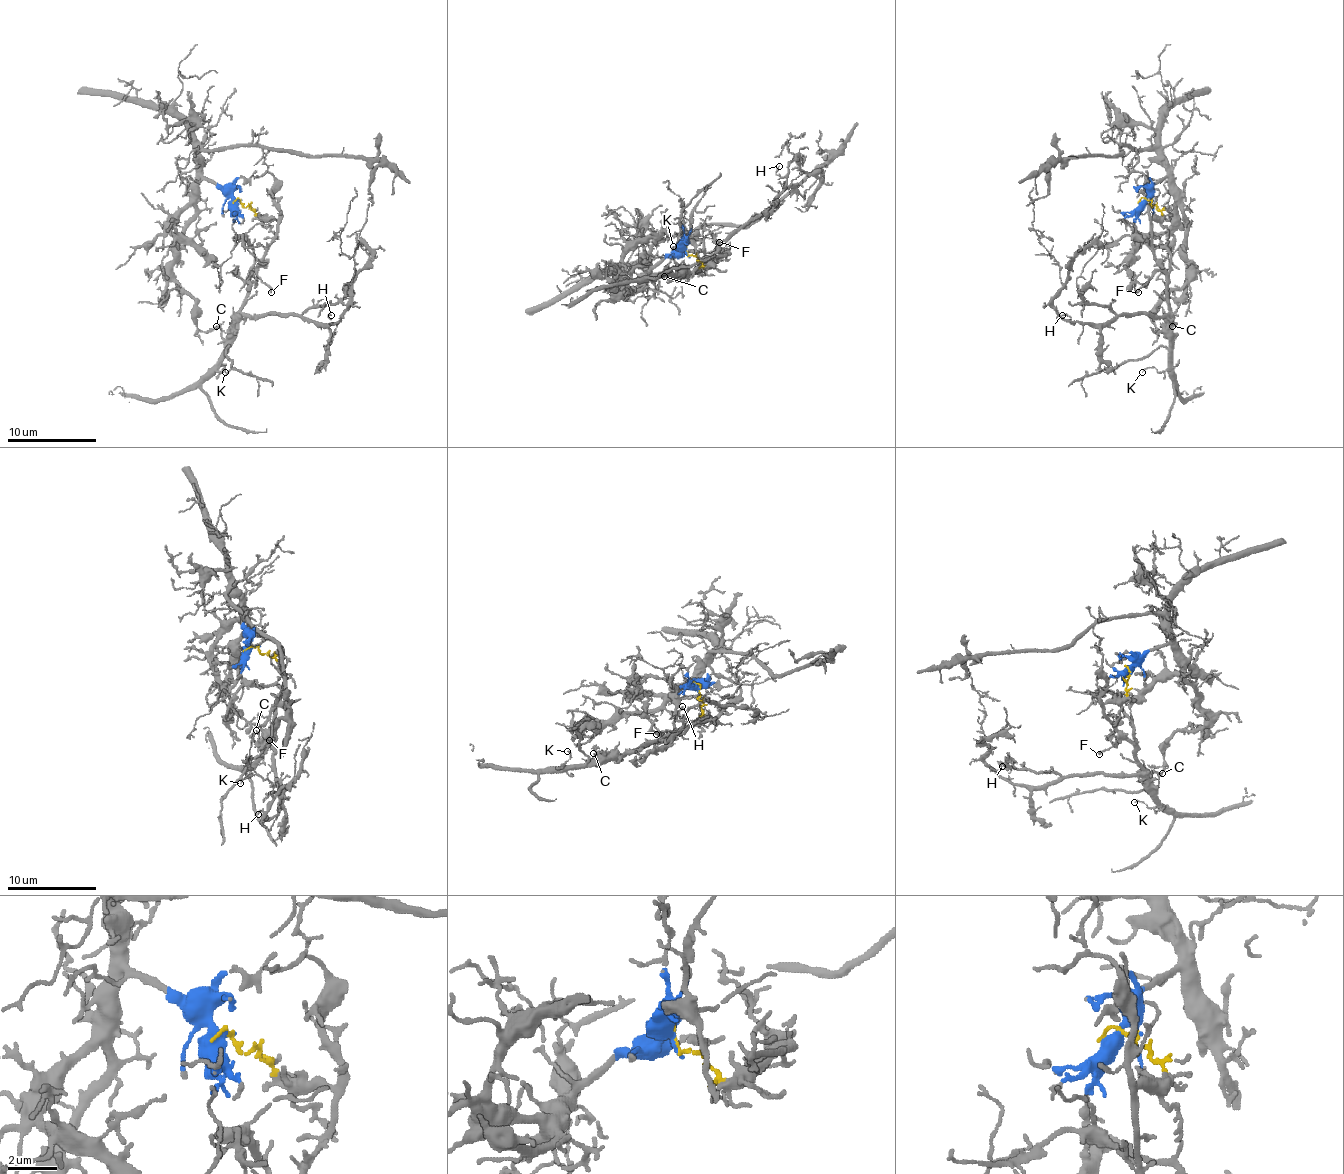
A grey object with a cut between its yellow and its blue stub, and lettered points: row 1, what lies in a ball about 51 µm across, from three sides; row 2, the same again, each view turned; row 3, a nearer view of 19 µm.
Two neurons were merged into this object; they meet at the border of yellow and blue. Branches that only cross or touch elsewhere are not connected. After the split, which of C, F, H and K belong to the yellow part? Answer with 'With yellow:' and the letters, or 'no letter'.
With yellow: C, F, H, K

